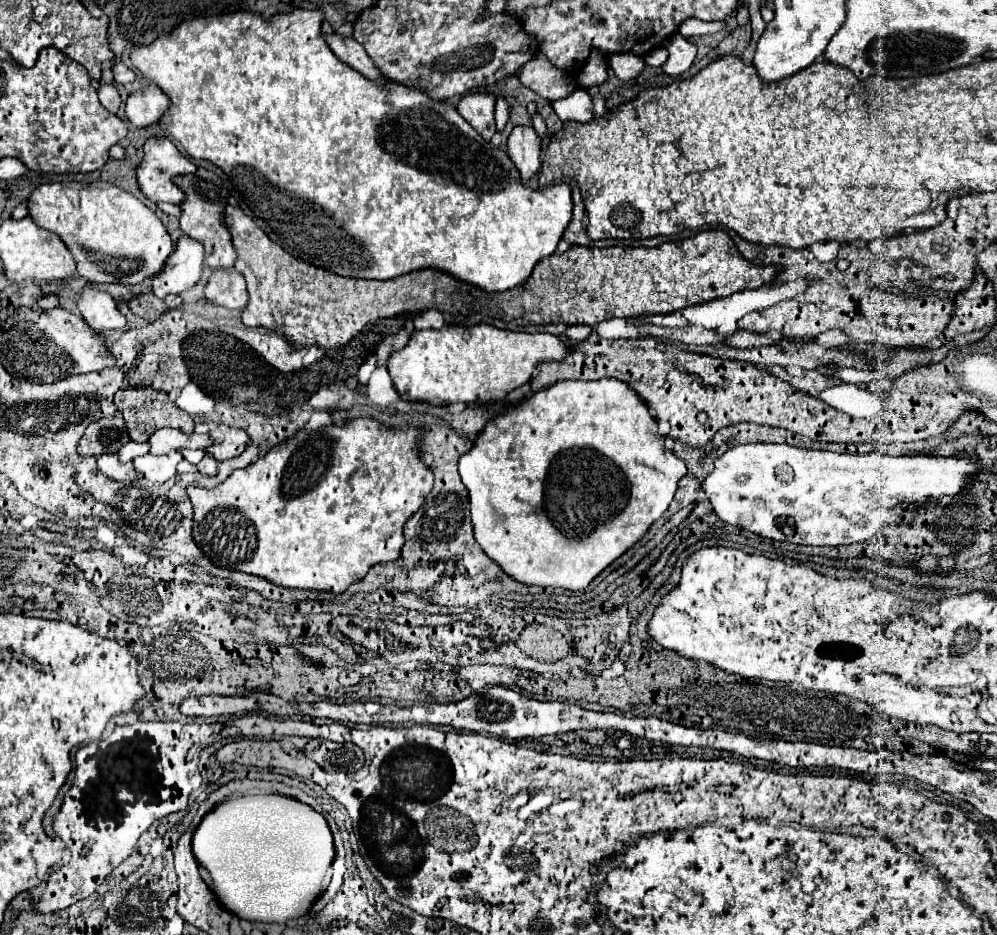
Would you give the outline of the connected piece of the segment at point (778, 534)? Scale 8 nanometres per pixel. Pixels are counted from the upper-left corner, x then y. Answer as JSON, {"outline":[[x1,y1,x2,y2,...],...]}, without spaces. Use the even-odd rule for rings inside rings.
{"outline":[[747,443,729,449,723,457,715,459,715,471,703,481,703,491,713,505,715,515,755,535,773,541,787,541,797,545,851,545,865,543,881,531,873,527,873,511,889,509,903,501,919,501,925,497,957,495,965,483,979,473,981,465,959,457,889,457,879,451,865,455,831,453,817,449,799,449,791,445]]}

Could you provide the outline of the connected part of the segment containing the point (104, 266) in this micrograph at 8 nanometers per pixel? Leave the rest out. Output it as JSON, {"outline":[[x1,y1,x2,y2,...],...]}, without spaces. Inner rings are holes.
{"outline":[[105,181,45,183,31,193,29,215,67,243,77,261,77,273,91,283,139,285,159,275,177,247,155,211]]}

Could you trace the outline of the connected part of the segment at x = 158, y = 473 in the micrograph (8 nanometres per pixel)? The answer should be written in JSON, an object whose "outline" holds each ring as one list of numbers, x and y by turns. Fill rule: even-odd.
{"outline":[[171,451,167,455,143,455,143,457,137,457,133,463,135,463,135,469,139,473,143,473,149,481,153,483,165,483,167,479,175,477,177,473,177,463,183,459,183,455,179,451]]}

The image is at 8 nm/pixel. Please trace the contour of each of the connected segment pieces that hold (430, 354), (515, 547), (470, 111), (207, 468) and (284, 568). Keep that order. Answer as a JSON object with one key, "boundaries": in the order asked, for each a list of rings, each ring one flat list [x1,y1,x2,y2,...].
{"boundaries":[[[445,325,443,329,423,329,415,331,409,339,409,343,401,349,391,353,387,359,387,369,393,379,395,389,401,395,409,395,411,401,435,401,441,399,443,403,491,403,501,401,505,395,521,385,525,385,533,373,533,369,539,365,539,333,515,333,515,331,503,331,493,325]],[[597,379,597,381,561,381,549,389,537,391,529,399,519,401,511,411,493,417,485,429,479,433,471,451,459,459,459,475,469,491,471,521,475,529,475,539,483,551,501,565,501,569,513,579,529,585,549,585,563,587,569,591,585,589,607,565,621,557,629,547,633,547,669,507,677,481,685,475,685,463,665,447,665,439,657,431,657,421,649,415,647,403,623,381,617,379]],[[467,93,459,105,459,113,471,123,471,127,491,139,495,135,495,97,493,93]],[[205,455,205,457,201,459,201,463,197,465,197,469,199,469,201,473,211,475,211,477,213,477,213,475,217,475,217,471,219,471,217,467,219,467,219,463,217,463,217,461,215,461,211,455]],[[357,417,357,419,347,421,341,427,329,425,329,427,323,427,323,431,315,431,315,433,297,431,295,437,279,443,267,455,257,459,253,465,233,471,225,479,225,483,217,485,215,489,199,489,199,487,191,485,191,487,187,487,187,495,189,495,193,509,195,509,195,519,193,519,195,543,201,545,203,551,209,553,207,557,213,559,213,563,219,559,219,567,223,563,225,569,239,569,245,573,261,575,277,585,285,585,291,589,293,587,295,589,323,589,323,591,343,593,351,585,351,581,363,579,371,565,395,561,399,557,399,551,403,547,403,525,423,505,423,501,431,489,433,489,433,473,423,463,423,457,421,457,421,429,419,427,391,429,375,419]]]}

